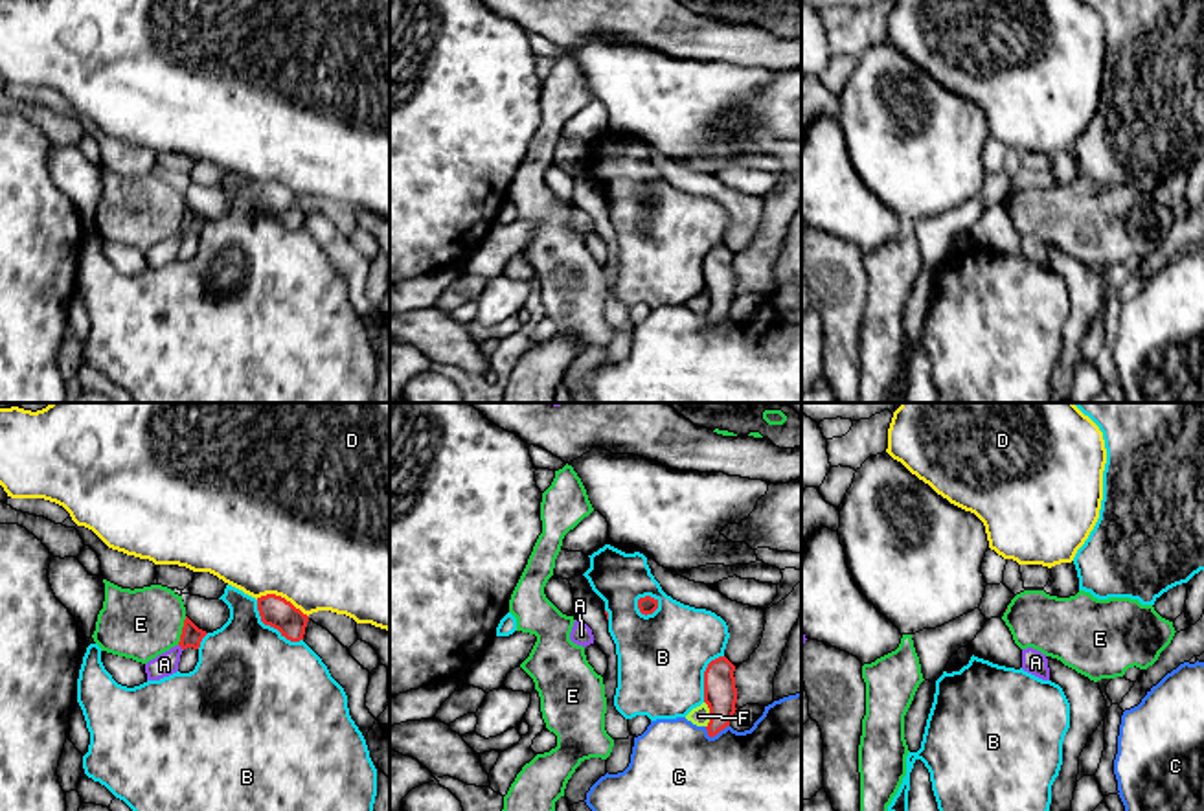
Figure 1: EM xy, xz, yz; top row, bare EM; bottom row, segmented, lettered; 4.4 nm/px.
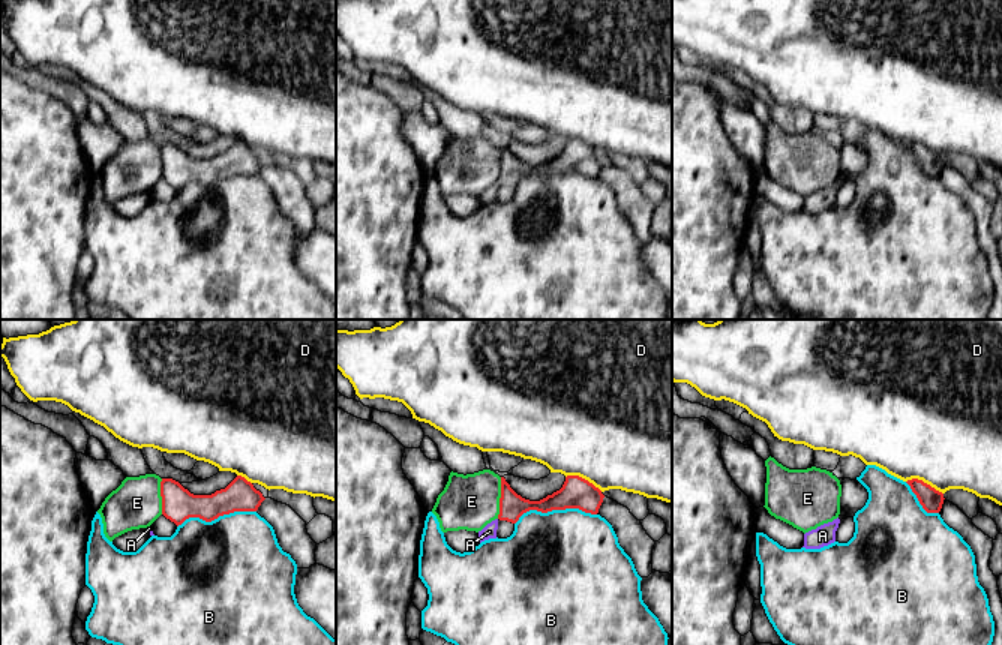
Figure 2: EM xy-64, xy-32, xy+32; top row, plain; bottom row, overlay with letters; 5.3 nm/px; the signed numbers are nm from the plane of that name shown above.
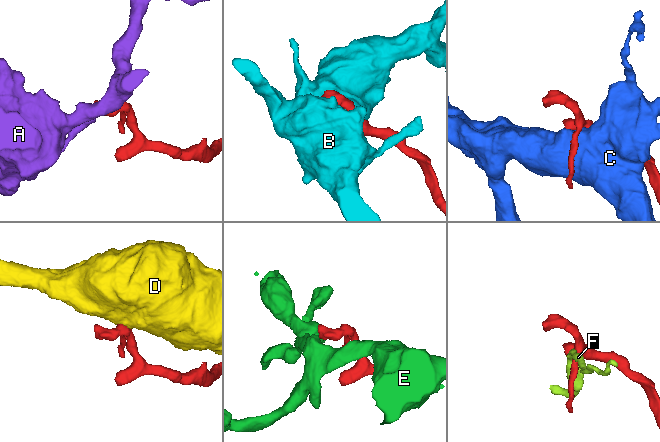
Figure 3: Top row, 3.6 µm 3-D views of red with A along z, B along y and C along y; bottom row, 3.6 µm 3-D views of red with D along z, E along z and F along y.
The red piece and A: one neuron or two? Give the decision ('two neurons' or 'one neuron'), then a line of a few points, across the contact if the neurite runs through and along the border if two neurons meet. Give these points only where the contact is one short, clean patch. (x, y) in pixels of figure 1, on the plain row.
one neuron; line xy (192, 225), (181, 234), (164, 252)

